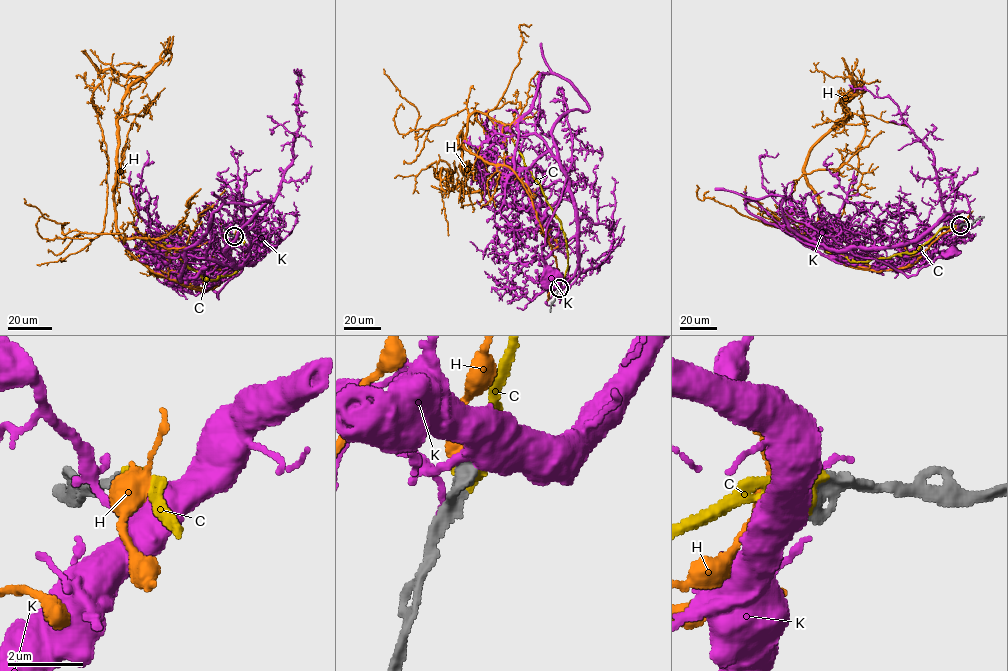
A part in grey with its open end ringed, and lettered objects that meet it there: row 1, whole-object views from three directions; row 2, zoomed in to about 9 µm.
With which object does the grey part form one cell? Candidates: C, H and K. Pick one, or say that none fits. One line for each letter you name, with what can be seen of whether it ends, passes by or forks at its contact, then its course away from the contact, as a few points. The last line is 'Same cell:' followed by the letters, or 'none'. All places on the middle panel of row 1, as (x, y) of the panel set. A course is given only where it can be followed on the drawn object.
C: it ends | via (559, 288), (568, 256), (560, 220), (525, 164), (510, 134), (499, 133)
Same cell: C

